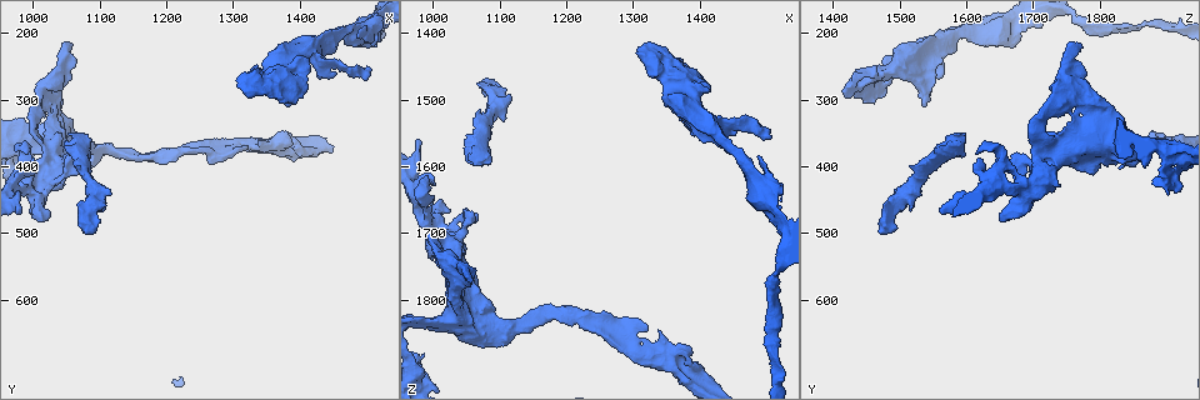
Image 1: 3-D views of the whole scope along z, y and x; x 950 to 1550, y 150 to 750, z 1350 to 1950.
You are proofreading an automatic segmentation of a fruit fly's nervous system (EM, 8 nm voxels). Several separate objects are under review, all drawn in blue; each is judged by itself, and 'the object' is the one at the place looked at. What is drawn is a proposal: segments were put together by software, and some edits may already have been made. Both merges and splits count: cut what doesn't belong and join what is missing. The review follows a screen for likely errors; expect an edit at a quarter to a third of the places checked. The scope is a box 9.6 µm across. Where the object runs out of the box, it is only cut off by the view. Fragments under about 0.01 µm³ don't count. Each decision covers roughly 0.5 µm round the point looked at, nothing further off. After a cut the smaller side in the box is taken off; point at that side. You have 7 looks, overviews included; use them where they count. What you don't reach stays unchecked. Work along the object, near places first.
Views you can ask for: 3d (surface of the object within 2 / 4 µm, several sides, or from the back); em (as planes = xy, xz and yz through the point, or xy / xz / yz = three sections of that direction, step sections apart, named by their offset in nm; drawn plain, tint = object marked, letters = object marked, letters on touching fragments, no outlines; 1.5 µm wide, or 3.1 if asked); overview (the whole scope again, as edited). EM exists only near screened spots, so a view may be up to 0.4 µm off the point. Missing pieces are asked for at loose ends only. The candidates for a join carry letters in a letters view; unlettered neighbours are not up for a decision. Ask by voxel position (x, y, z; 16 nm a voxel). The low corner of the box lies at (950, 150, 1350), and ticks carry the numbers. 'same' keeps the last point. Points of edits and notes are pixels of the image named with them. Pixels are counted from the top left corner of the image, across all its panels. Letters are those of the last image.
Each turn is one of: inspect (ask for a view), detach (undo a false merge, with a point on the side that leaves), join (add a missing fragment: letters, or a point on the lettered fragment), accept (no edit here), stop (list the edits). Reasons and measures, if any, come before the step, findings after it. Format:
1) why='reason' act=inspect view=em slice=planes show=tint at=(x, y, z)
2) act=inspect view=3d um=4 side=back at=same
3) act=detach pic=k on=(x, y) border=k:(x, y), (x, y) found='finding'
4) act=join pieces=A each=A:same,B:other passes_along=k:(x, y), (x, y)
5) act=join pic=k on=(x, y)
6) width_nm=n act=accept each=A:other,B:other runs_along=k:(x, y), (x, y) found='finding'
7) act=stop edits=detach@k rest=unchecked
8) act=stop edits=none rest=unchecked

act=inspect view=em slice=planes show=letters at=(985, 385, 1620)

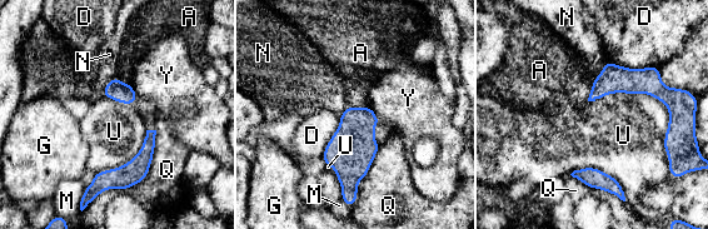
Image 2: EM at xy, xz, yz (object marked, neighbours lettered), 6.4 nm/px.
act=accept each=A:other,D:other,G:other,M:other,N:other,Q:other,U:other,Y:other border=2:(588, 100), (662, 101), (666, 153) found='none of them fits'

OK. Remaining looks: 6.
act=inspect view=em slice=xz step=8 show=letters at=(1510, 185, 1860)

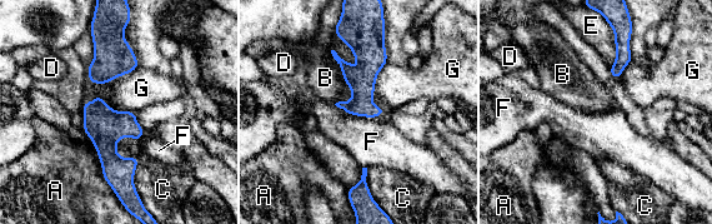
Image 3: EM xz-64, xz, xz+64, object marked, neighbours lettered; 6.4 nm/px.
act=inspect view=em slice=planes show=letters at=same

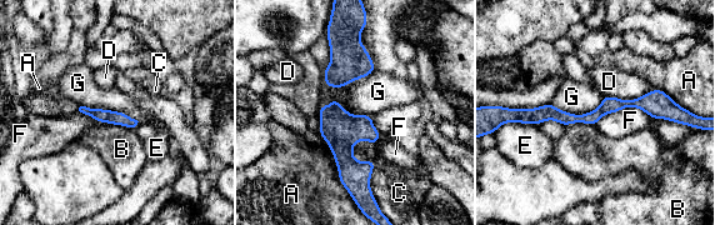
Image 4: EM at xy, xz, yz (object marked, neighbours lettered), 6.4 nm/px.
act=accept each=A:other,B:other,C:other,D:other,E:other,F:other,G:other border=4:(80, 105), (119, 110), (138, 121) found='one cell here'

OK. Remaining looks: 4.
why='branch stops here' act=inspect view=3d um=4 at=(1485, 205, 1585)

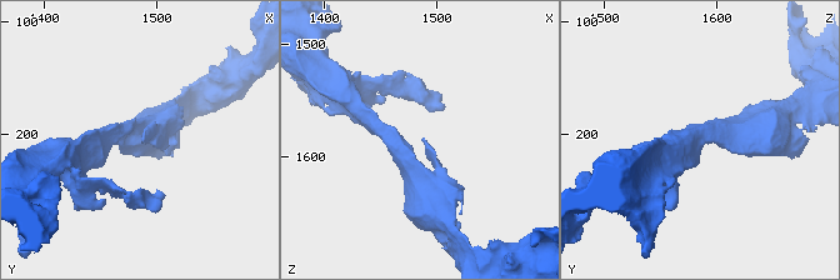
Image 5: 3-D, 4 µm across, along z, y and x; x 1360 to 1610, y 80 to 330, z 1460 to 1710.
why='now the EM' act=inspect view=em slice=planes show=letters at=(1484, 206, 1588)

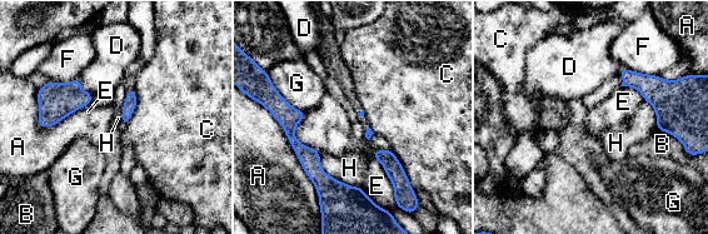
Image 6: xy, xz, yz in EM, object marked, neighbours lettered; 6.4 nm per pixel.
act=accept each=A:other,B:other,C:other,D:other,E:other,F:other,G:other,H:other border=6:(319, 153), (328, 174), (360, 187) found='no lettered fragment goes on from it'

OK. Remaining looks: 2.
act=stop edits=none rest=unchecked

